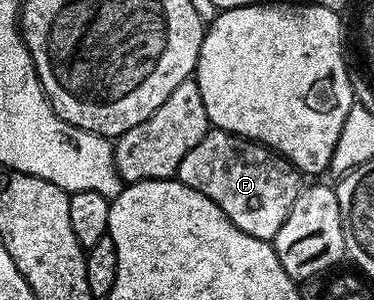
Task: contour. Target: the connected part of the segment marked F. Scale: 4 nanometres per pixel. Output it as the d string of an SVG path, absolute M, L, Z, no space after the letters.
M220 130L209 131L203 142L187 153L187 158L179 162L176 179L191 186L191 190L199 190L199 194L207 194L239 230L268 241L287 222L287 214L291 214L291 206L295 206L295 198L303 187L302 173L278 152Z

